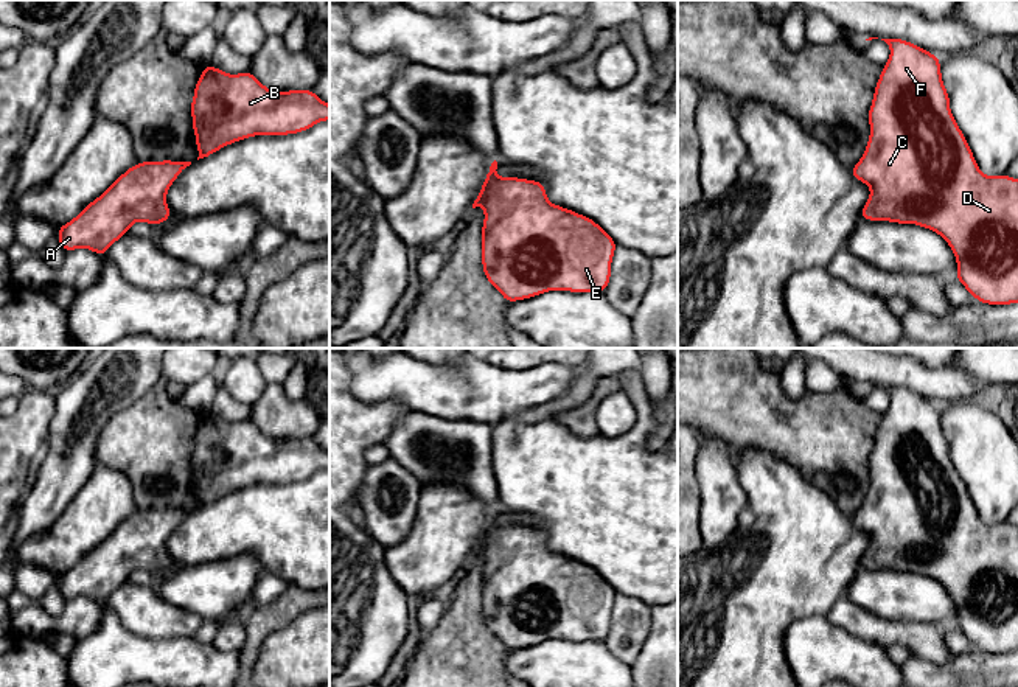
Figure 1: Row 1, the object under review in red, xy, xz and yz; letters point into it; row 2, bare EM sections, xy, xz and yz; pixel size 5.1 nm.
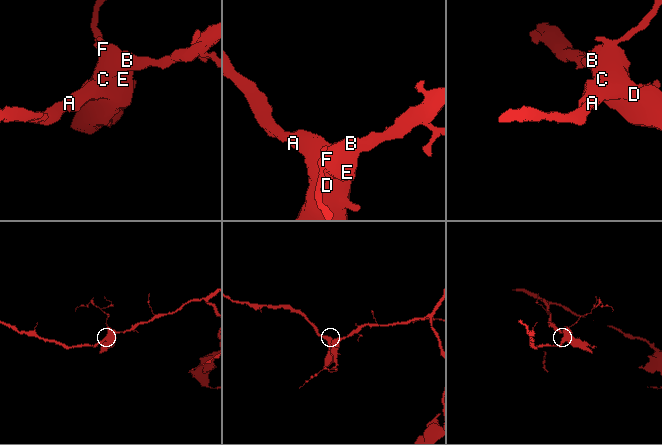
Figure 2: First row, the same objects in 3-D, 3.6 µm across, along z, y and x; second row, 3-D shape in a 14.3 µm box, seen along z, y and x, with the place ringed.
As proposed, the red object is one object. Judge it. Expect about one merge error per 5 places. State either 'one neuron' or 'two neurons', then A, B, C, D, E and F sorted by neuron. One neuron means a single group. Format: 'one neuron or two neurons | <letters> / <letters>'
one neuron | A B C D E F

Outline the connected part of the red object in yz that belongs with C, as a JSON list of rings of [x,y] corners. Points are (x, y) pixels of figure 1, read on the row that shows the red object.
[[[881,39],[891,47],[869,107],[870,135],[852,176],[870,187],[870,196],[861,210],[861,219],[915,224],[940,235],[953,250],[957,278],[974,300],[1004,306],[1018,303],[1018,179],[988,177],[981,173],[974,155],[957,126],[950,95],[940,73],[940,58],[901,39]]]

